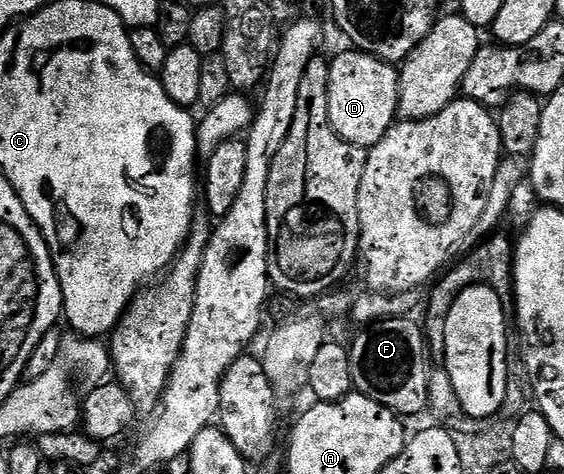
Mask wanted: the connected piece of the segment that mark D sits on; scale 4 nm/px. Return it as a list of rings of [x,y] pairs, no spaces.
[[[347,50],[341,56],[331,57],[328,69],[330,70],[330,86],[328,87],[328,109],[332,128],[348,144],[353,144],[365,150],[373,148],[392,125],[398,120],[398,82],[399,71],[386,60],[379,60],[368,52]]]

